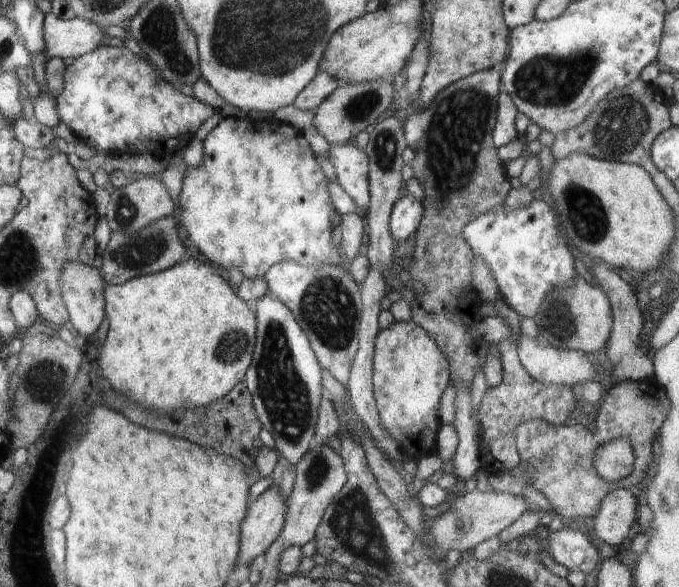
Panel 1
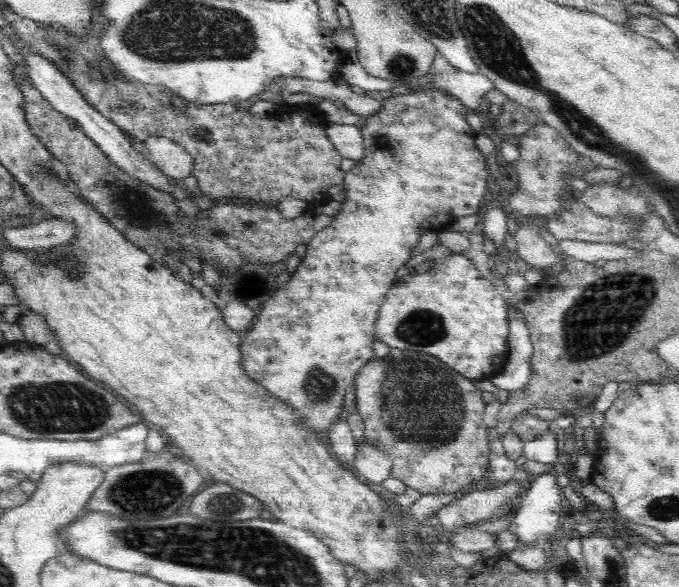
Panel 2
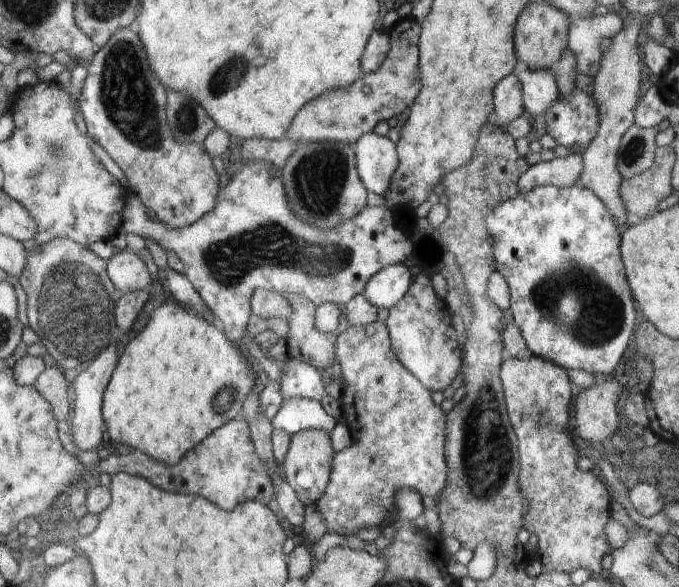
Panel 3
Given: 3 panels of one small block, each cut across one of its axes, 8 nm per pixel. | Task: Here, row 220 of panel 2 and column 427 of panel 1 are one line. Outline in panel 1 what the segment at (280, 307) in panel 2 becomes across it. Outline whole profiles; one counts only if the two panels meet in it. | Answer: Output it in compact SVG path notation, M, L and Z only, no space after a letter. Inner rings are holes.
M412 319L394 321L385 329L379 329L375 338L373 353L373 396L380 416L380 426L390 432L388 436L398 444L404 460L420 460L437 453L437 434L441 426L438 406L448 384L451 384L447 358L440 352L435 338Z

